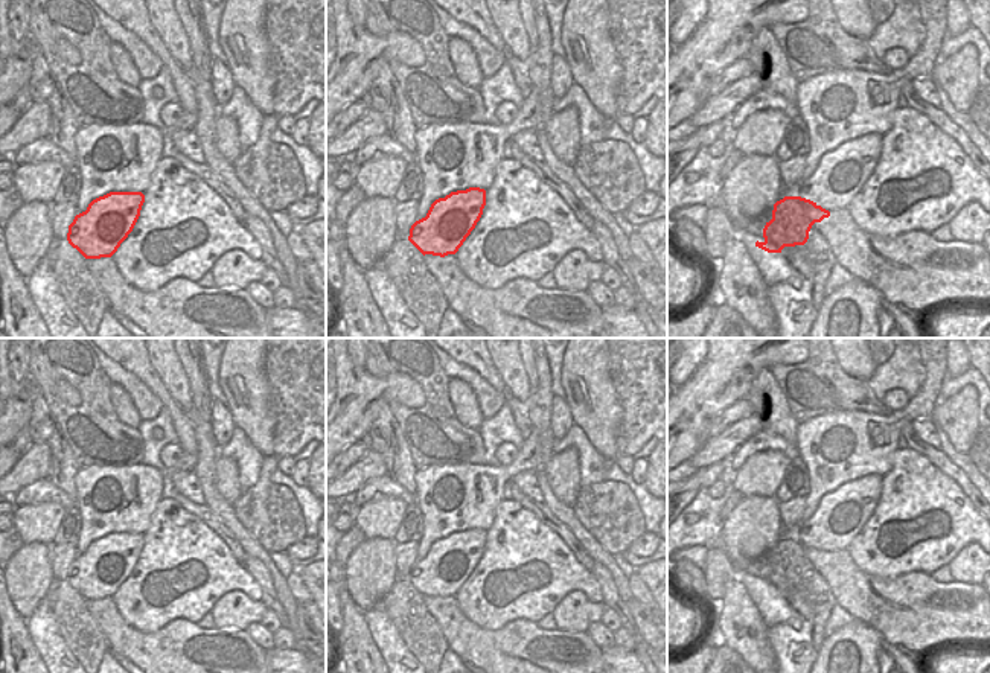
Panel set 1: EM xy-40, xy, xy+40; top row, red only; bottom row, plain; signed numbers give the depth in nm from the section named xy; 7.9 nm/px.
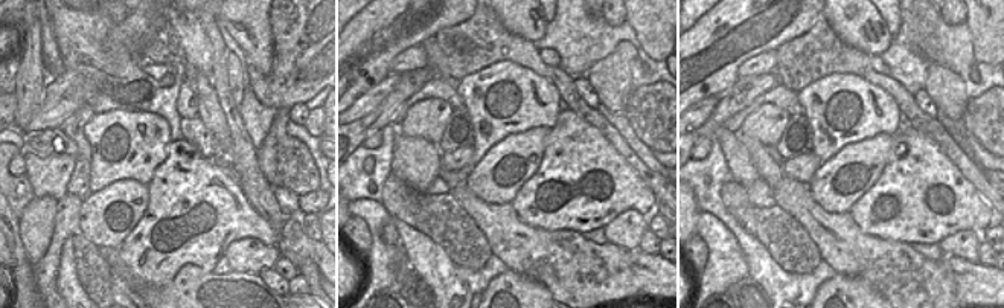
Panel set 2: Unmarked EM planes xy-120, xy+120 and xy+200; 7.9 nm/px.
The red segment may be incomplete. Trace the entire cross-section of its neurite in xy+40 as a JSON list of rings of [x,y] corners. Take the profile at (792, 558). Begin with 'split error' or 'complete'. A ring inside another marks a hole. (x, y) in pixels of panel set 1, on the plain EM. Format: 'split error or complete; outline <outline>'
split error; outline [[[842,492],[810,522],[800,524],[774,545],[772,560],[763,569],[763,583],[755,588],[781,594],[784,588],[804,586],[815,563],[829,559],[841,537],[861,515],[879,504],[857,492]]]

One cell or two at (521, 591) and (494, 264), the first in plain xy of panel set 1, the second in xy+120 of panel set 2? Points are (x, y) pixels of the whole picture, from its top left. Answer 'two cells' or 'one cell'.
two cells

